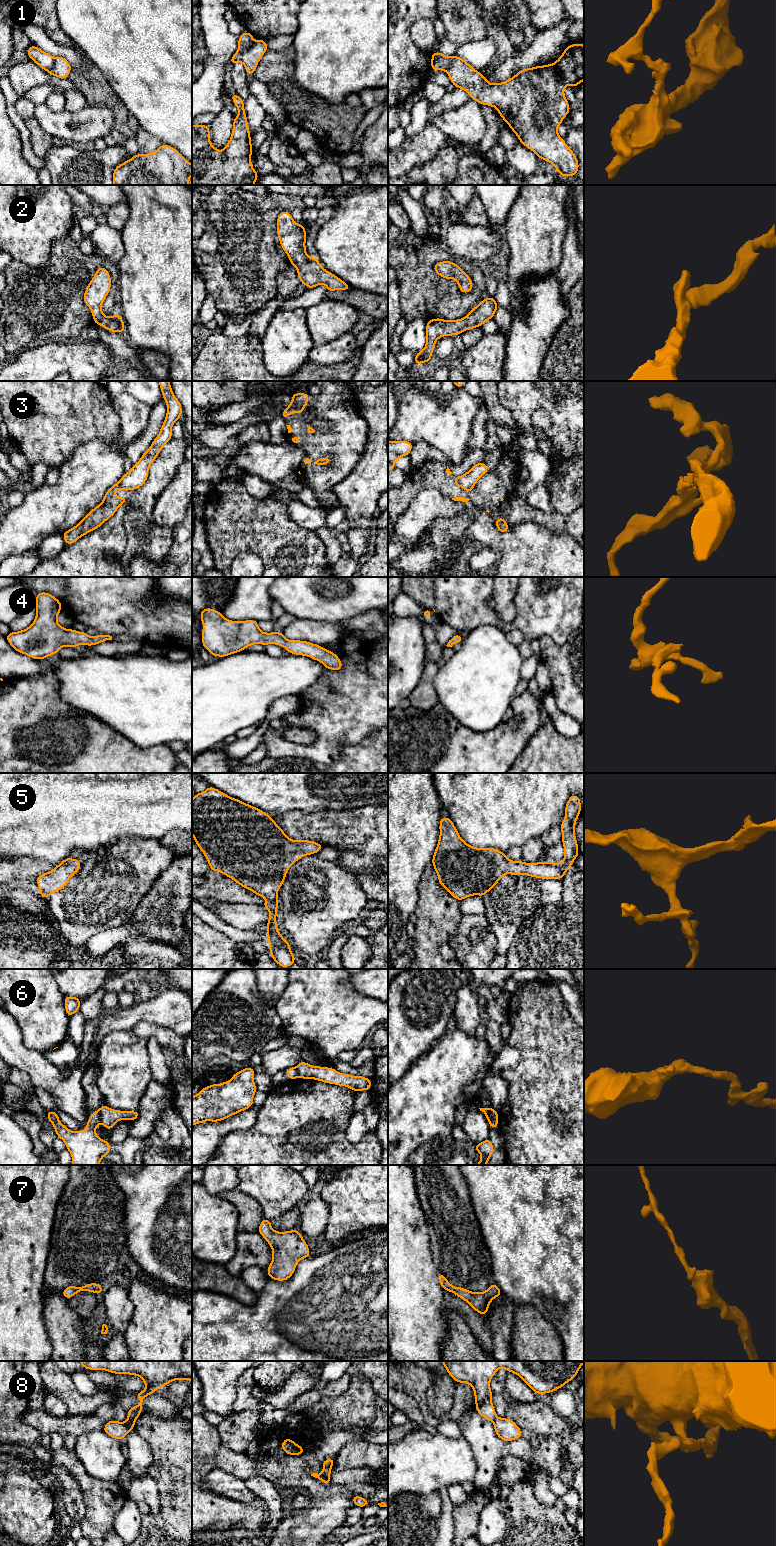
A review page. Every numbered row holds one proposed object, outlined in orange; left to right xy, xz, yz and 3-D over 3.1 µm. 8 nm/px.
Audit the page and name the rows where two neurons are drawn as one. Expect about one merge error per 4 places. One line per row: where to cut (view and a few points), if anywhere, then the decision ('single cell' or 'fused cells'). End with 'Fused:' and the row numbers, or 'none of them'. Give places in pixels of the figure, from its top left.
1: xz (253, 42), (245, 50), (237, 51) | fused cells
2: no cut | single cell
3: xy (118, 482), (127, 489) | fused cells
4: no cut | single cell
5: no cut | single cell
6: xy (98, 1110), (101, 1122) | fused cells
7: no cut | single cell
8: xz (323, 1465), (330, 1468) | fused cells
Fused: 1, 3, 6, 8

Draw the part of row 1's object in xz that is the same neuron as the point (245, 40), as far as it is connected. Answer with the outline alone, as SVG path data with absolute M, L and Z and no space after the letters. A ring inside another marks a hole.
M244 32L240 35L238 40L238 52L246 51L251 45L254 36L250 32Z

